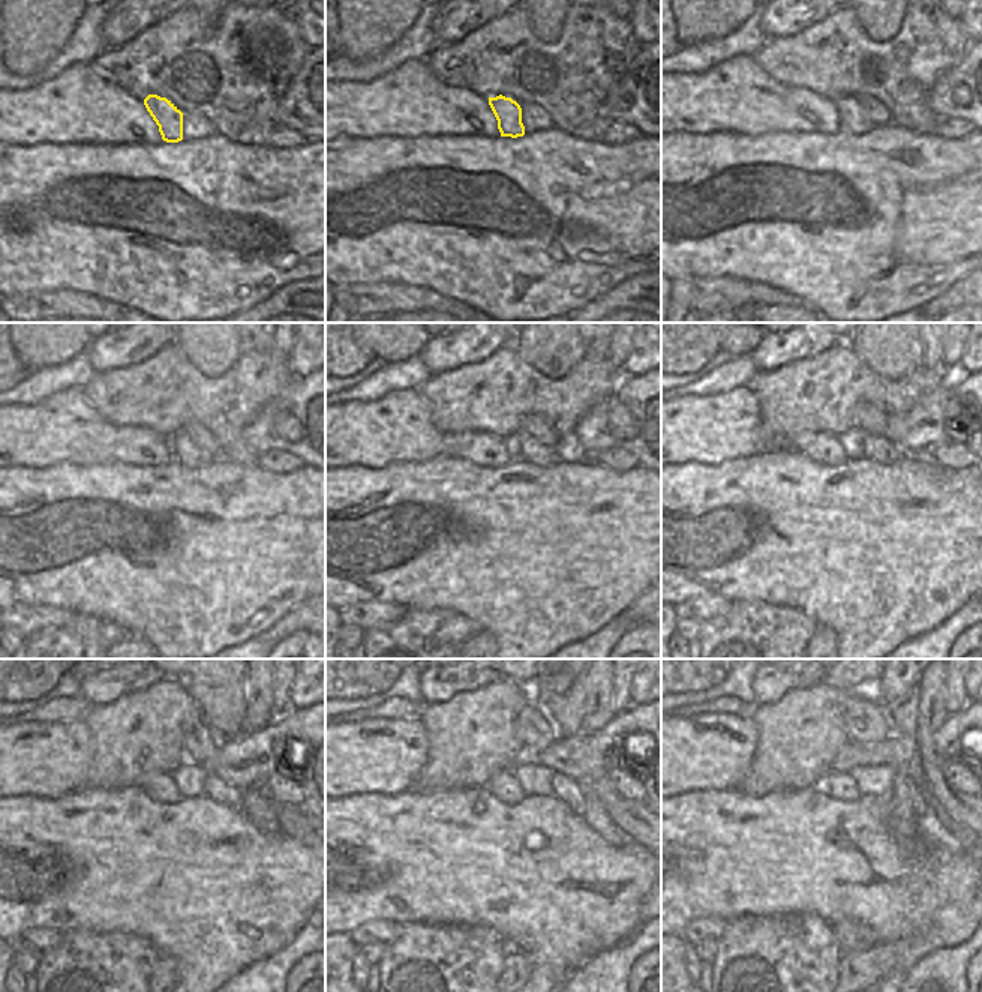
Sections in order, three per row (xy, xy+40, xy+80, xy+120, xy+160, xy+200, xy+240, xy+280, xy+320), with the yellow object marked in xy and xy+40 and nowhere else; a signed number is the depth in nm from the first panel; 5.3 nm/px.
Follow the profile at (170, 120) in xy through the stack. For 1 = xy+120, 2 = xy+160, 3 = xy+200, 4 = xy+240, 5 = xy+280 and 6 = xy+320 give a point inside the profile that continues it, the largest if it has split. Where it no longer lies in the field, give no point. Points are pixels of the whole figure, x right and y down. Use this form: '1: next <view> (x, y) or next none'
1: next xy+120 (185, 452)
2: next xy+160 (532, 452)
3: next xy+200 (879, 449)
4: next xy+240 (215, 788)
5: next xy+280 (565, 790)
6: next xy+320 (918, 803)

